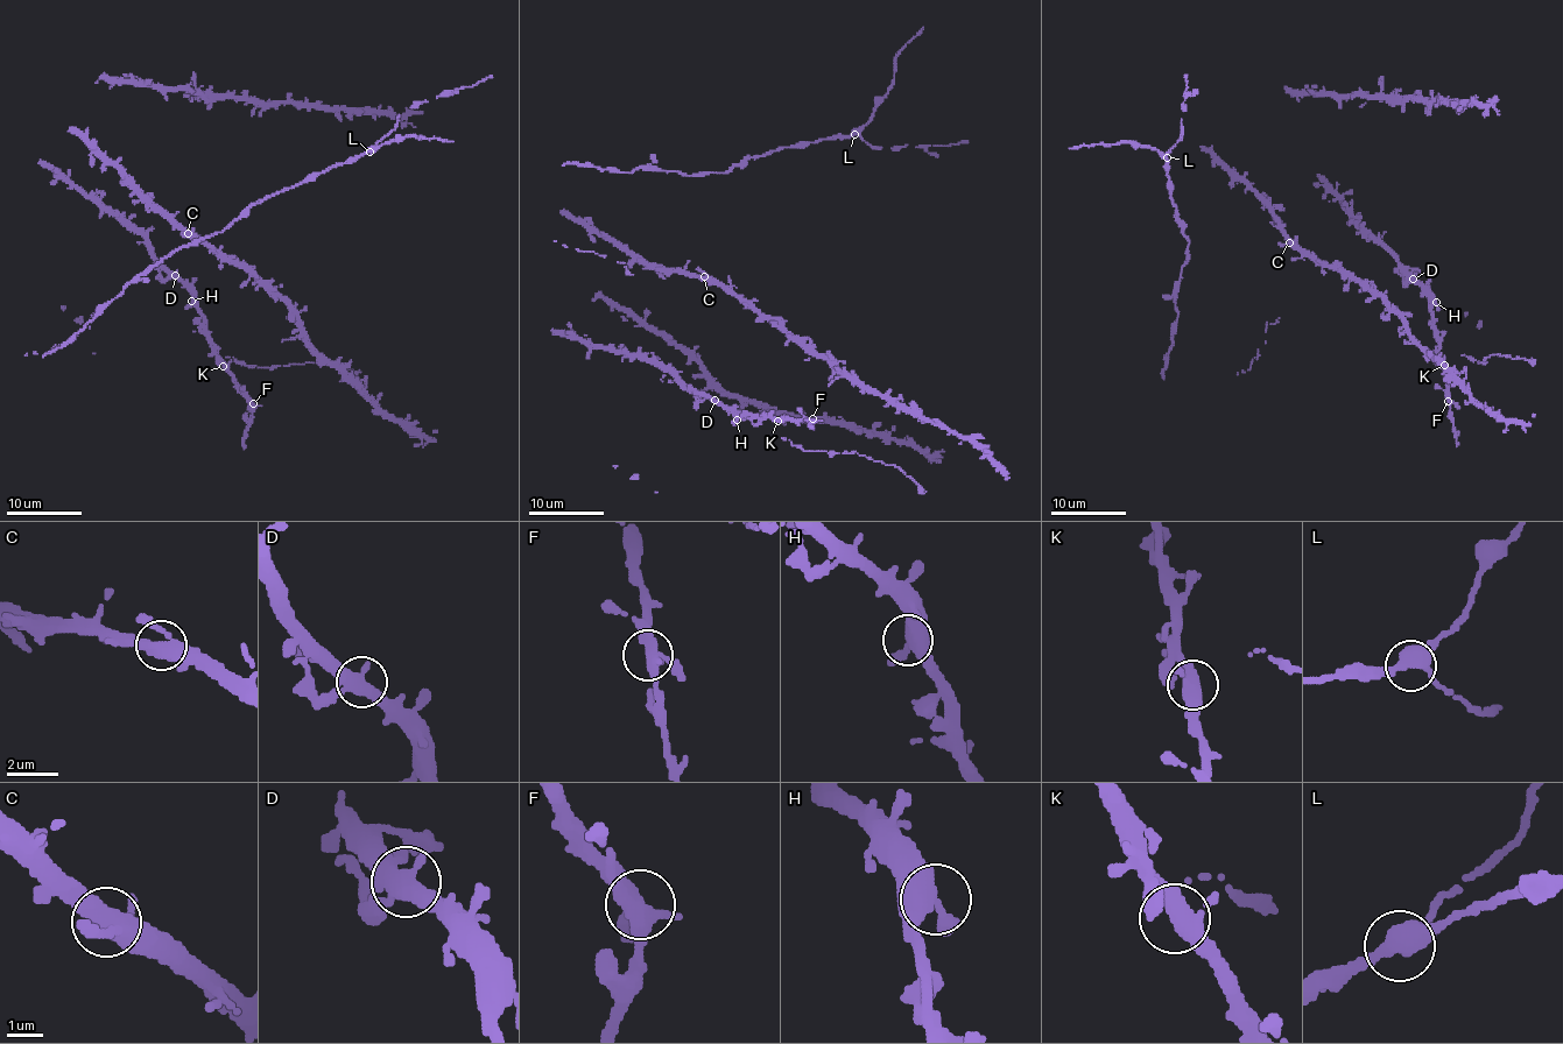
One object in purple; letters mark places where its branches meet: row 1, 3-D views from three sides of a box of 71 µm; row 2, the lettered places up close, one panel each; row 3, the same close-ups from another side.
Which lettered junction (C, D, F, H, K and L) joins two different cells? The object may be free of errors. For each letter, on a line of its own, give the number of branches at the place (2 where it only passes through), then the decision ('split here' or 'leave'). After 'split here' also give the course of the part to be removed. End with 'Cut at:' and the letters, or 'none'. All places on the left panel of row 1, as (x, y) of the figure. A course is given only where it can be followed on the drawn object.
C: branches 3; leave
D: branches 3; leave
F: branches 3; leave
H: branches 3; leave
K: branches 3; leave
L: branches 3; leave
Cut at: none

